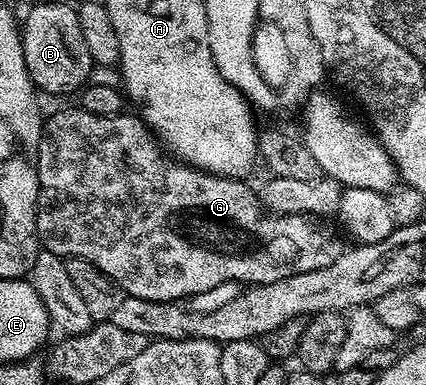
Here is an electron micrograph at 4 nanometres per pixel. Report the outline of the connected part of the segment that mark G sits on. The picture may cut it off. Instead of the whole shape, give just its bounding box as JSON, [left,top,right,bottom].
[33,105,345,303]

